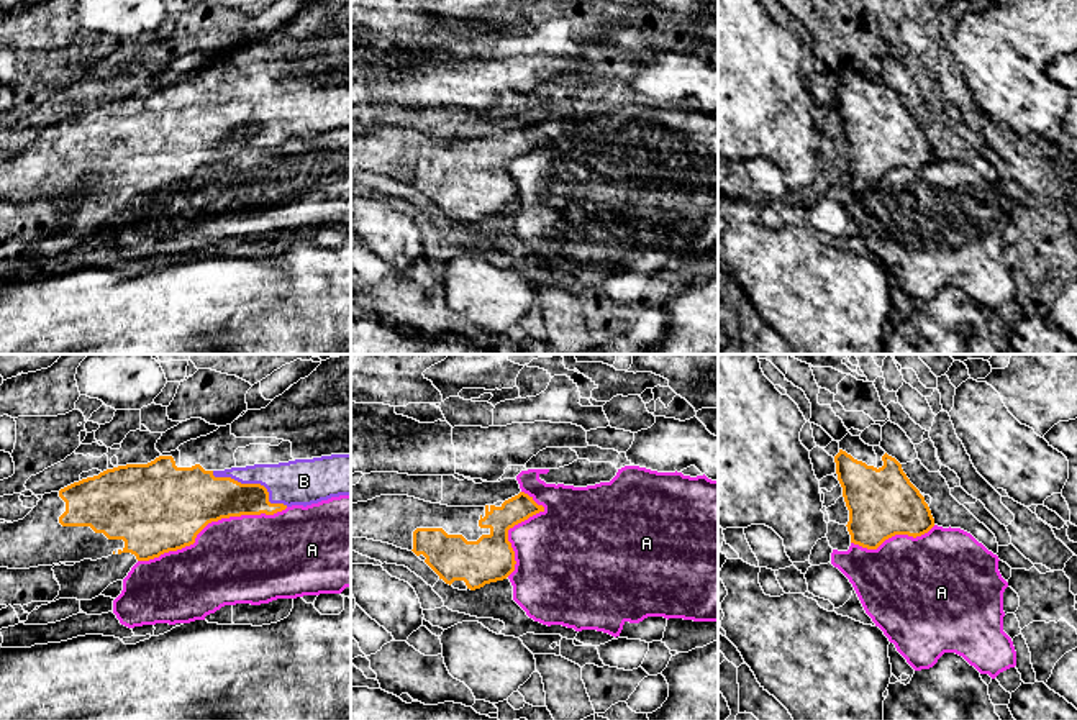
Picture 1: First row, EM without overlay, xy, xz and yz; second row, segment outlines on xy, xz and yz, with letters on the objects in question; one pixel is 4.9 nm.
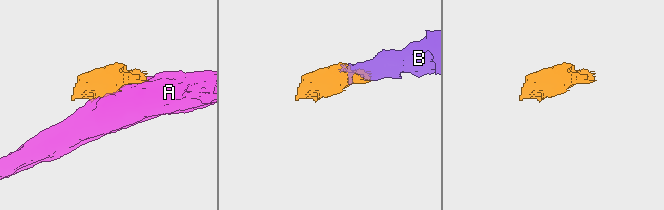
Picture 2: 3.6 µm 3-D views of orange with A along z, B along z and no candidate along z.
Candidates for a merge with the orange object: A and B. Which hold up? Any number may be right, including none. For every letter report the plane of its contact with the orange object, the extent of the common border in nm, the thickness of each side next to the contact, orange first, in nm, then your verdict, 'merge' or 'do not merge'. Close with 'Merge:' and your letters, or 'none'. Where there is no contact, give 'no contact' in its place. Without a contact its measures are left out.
A: contact in xy; length 800 nm; calibres 420 and 440 nm; do not merge
B: contact in xy; length 420 nm; calibres 240 and 220 nm; merge
Merge: B

